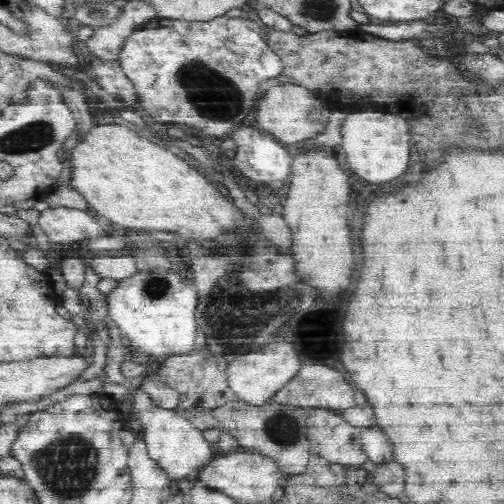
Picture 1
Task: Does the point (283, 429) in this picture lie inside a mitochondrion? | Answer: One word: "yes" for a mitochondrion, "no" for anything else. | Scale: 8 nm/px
yes

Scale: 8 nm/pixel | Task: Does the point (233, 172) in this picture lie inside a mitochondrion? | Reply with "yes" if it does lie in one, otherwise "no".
no

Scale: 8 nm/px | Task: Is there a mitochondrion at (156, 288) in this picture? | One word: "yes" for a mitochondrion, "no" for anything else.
yes

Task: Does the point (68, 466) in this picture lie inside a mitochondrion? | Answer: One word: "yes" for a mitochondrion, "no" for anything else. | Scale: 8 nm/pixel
yes

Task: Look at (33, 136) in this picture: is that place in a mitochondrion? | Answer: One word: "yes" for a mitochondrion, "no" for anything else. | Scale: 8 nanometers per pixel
yes

